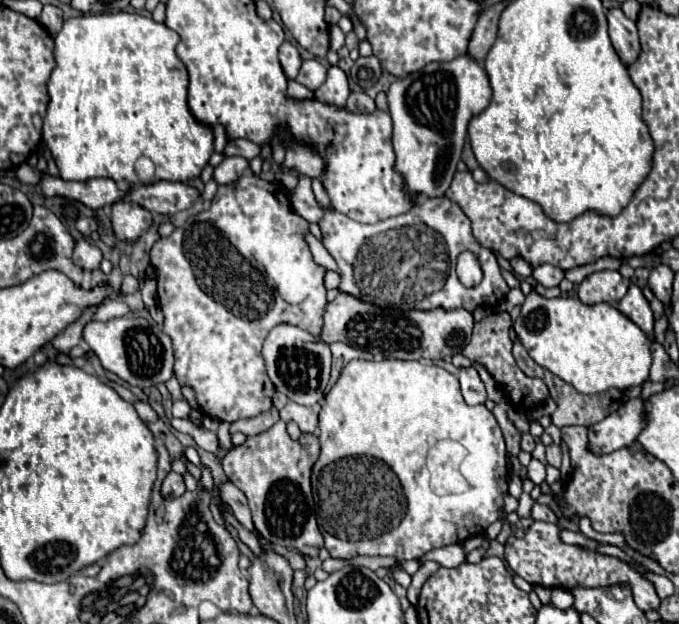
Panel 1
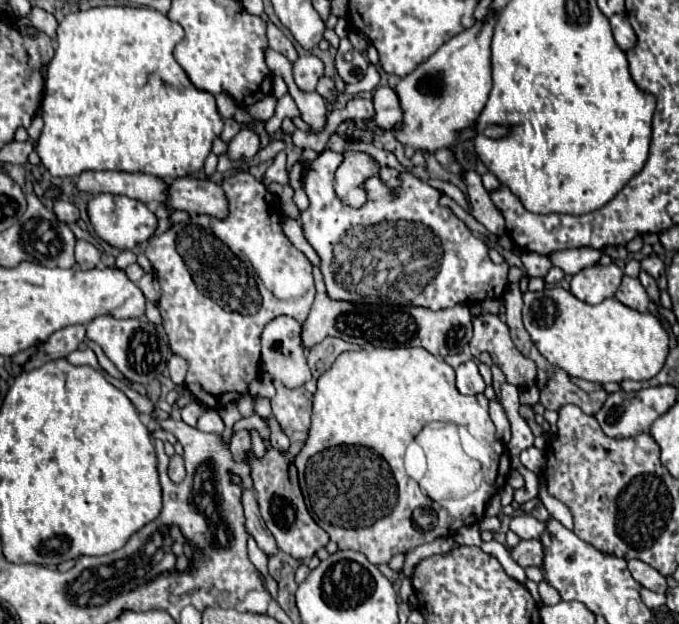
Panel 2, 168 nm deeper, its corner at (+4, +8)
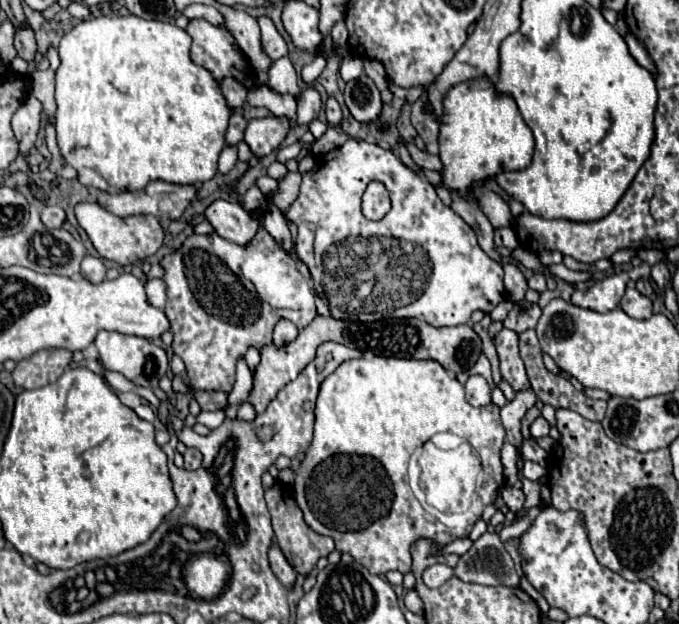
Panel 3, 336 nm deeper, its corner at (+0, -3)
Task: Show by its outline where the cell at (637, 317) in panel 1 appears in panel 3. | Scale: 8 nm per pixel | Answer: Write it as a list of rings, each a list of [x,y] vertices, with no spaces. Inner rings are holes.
[[[626,289],[626,295],[620,301],[620,309],[634,319],[650,319],[652,317],[652,301],[638,293],[636,289]]]

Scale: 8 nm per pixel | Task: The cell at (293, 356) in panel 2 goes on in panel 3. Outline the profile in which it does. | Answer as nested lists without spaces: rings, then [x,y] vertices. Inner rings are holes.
[[[282,319],[282,321],[276,323],[276,327],[274,327],[274,345],[276,345],[276,347],[288,345],[288,343],[294,341],[296,337],[298,337],[298,329],[296,329],[296,325],[294,325],[292,321]]]

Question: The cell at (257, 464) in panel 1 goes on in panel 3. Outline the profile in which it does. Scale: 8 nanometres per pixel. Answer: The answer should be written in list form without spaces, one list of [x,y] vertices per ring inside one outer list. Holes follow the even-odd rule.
[[[276,481],[272,487],[266,487],[266,505],[268,505],[268,511],[272,515],[272,527],[274,527],[274,537],[284,553],[284,557],[288,559],[288,563],[294,567],[296,573],[302,573],[302,575],[308,575],[320,557],[326,557],[328,553],[334,551],[334,541],[324,537],[324,535],[318,535],[316,531],[312,531],[304,517],[302,517],[302,511],[292,495],[292,489],[280,481]]]

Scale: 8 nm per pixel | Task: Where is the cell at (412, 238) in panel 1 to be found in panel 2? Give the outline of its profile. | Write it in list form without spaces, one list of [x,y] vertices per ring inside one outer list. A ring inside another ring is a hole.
[[[324,150],[314,162],[304,168],[304,190],[310,198],[310,206],[300,212],[302,230],[308,244],[320,256],[320,270],[324,276],[326,292],[332,300],[346,302],[378,302],[398,306],[424,306],[430,310],[442,310],[456,304],[476,304],[486,298],[502,298],[508,286],[508,264],[494,264],[488,256],[488,246],[472,236],[468,226],[448,208],[440,206],[440,190],[418,180],[410,172],[400,172],[400,186],[388,188],[378,174],[364,180],[368,200],[360,208],[344,204],[334,190],[336,168],[344,162],[342,152]]]

